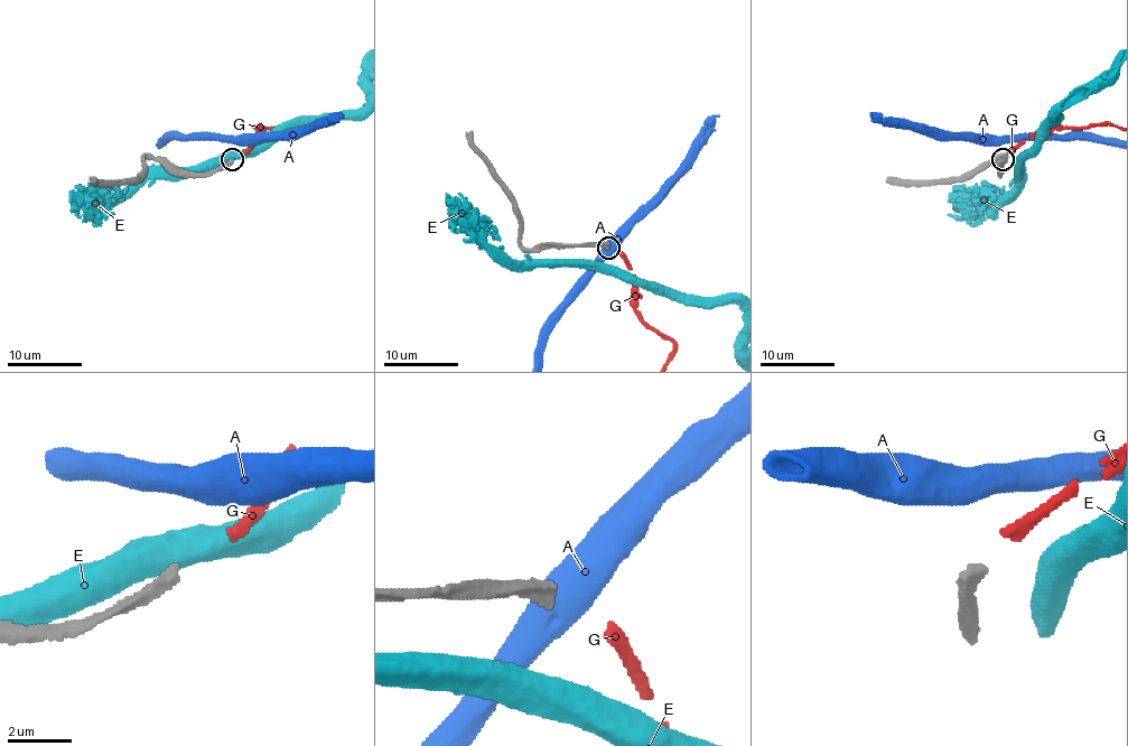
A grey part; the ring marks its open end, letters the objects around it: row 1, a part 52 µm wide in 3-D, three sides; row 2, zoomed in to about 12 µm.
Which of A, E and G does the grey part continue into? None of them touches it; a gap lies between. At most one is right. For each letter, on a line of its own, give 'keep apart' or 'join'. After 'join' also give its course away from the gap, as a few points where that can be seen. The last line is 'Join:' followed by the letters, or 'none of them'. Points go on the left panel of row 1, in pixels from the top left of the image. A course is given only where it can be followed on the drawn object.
A: keep apart
E: keep apart
G: join
Join: G

